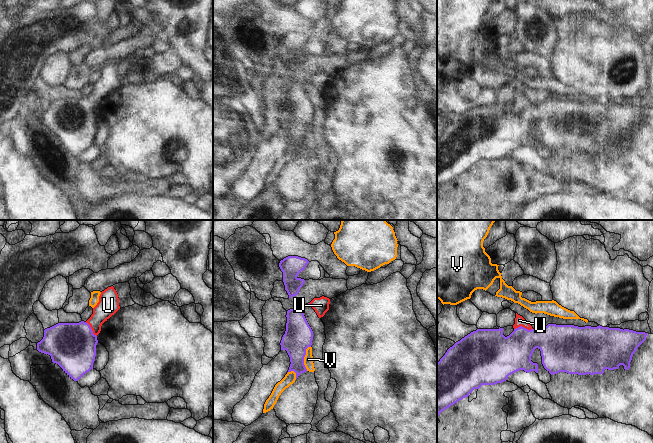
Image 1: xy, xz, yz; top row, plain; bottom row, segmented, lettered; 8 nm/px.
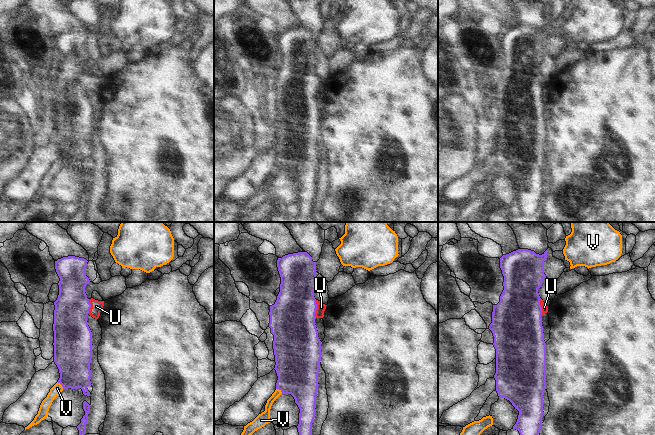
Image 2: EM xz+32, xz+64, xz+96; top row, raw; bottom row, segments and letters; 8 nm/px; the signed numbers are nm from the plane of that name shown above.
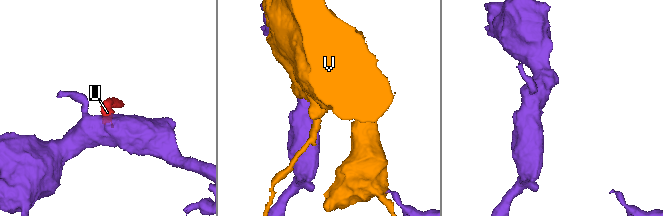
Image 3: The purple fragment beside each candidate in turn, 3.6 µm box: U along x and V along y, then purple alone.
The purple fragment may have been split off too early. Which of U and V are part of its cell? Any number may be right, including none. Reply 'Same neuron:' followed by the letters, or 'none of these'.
Same neuron: U

